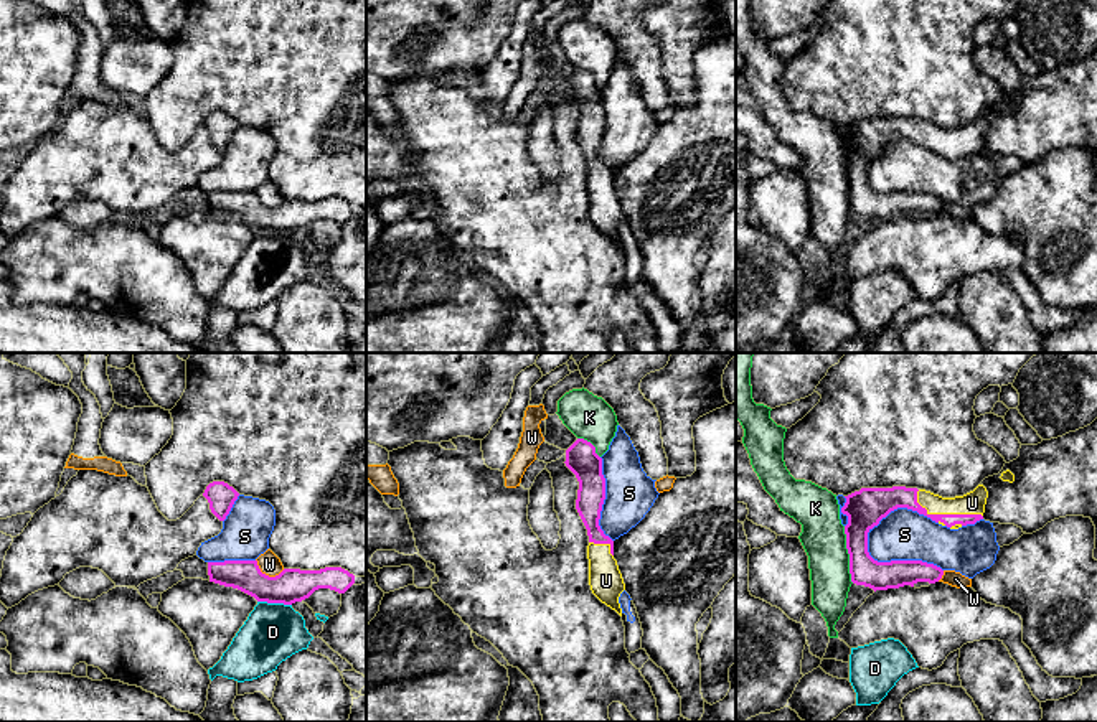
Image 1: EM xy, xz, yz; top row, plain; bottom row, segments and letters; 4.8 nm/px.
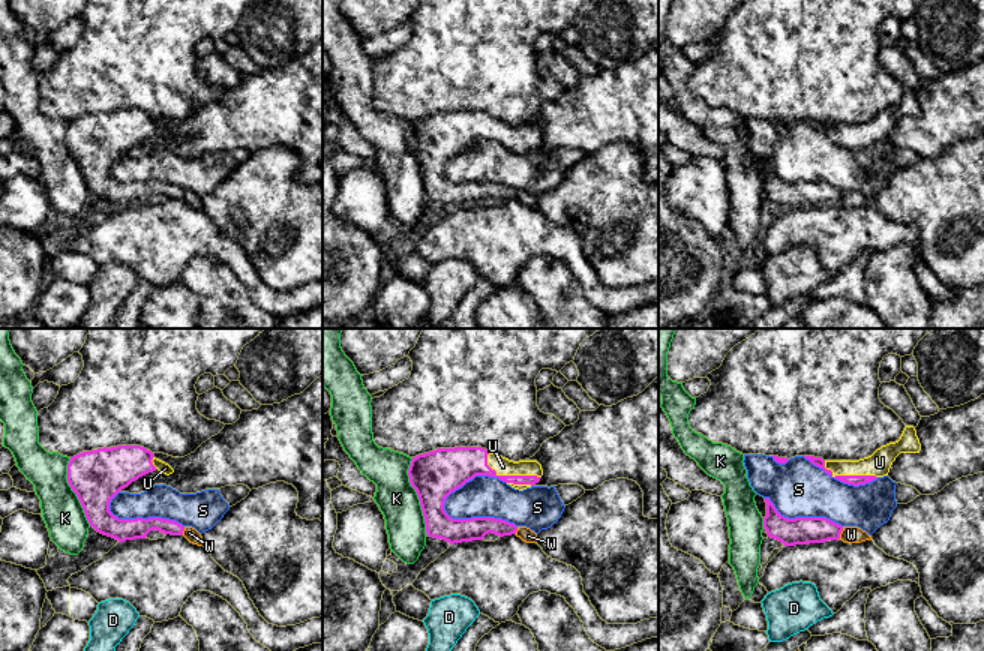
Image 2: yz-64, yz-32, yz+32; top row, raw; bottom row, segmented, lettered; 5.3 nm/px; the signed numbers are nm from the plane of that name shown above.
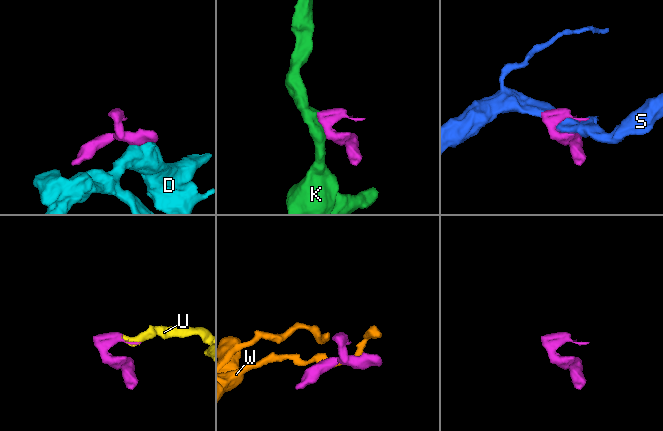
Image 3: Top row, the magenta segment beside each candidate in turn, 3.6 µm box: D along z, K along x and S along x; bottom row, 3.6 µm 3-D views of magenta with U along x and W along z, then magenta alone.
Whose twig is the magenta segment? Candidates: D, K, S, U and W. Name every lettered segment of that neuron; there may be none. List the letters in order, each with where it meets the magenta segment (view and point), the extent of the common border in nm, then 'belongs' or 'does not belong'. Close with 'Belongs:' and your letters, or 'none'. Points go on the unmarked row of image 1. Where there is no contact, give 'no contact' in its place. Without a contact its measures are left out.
D: meets magenta in xy at (274, 233); contact 170 nm long; does not belong
K: meets magenta in yz at (848, 183); contact 280 nm long; does not belong
S: meets magenta in yz at (894, 192); contact 420 nm long; does not belong
U: meets magenta in yz at (946, 145); contact 340 nm long; belongs
W: meets magenta in xy at (268, 206); contact 150 nm long; does not belong
Belongs: U

